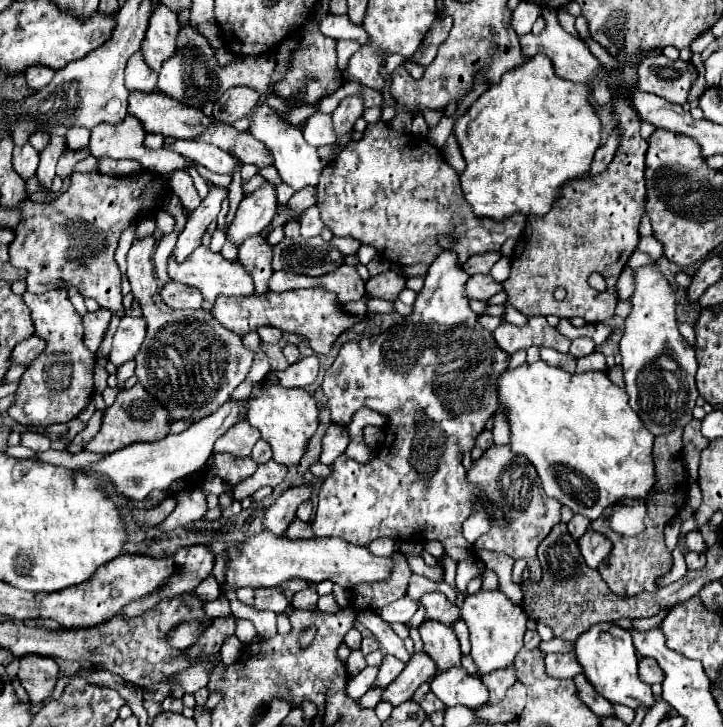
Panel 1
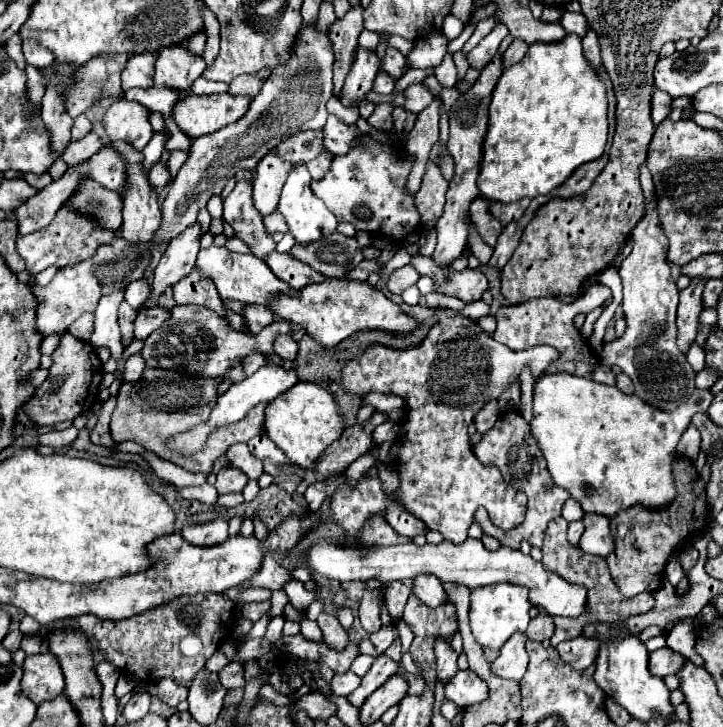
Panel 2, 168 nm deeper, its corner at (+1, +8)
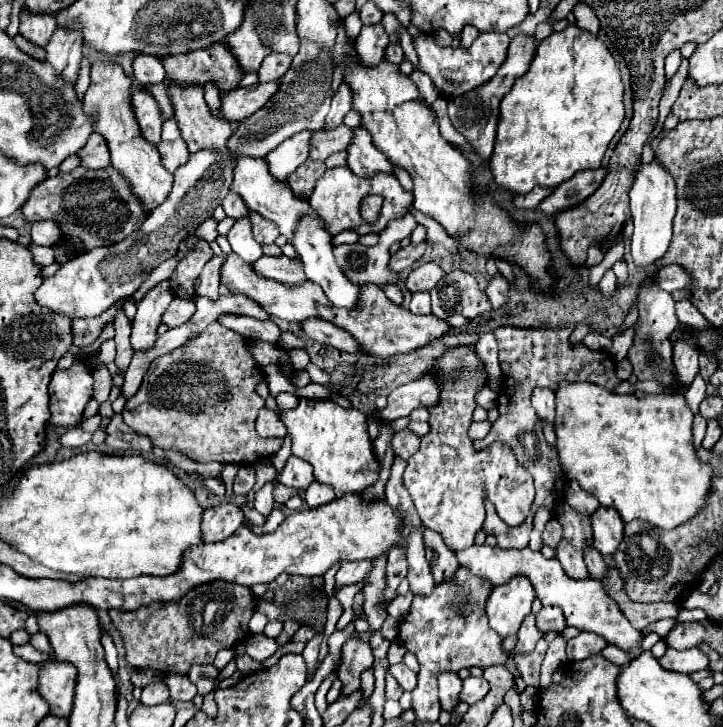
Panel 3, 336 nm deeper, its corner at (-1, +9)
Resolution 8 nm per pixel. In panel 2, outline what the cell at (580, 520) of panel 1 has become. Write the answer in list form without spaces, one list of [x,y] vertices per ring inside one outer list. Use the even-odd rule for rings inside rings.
[[[573,521],[573,523],[569,523],[569,535],[567,535],[567,539],[569,539],[569,543],[571,543],[573,547],[579,547],[581,535],[583,535],[583,521]]]

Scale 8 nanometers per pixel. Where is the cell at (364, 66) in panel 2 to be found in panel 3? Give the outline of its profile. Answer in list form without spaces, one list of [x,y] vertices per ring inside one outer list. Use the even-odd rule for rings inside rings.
[[[381,24],[363,26],[361,34],[359,34],[357,42],[355,42],[359,64],[363,64],[367,68],[377,66],[385,58],[387,44],[389,44],[389,38],[387,38],[387,34],[385,34]]]

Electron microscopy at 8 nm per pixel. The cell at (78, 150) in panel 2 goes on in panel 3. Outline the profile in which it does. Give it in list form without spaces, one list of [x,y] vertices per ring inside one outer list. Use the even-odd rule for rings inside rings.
[[[97,132],[91,134],[91,138],[83,146],[83,150],[77,152],[77,156],[81,160],[81,166],[87,166],[87,168],[105,168],[111,162],[107,142]]]

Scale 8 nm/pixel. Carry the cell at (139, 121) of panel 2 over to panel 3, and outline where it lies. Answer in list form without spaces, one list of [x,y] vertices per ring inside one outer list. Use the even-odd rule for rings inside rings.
[[[137,90],[131,96],[131,106],[135,110],[135,118],[139,122],[143,138],[151,144],[157,144],[161,140],[163,120],[161,120],[161,112],[155,98],[143,90]]]

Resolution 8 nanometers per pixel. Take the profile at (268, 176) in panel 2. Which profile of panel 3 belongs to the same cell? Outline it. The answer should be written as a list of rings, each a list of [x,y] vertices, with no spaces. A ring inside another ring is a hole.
[[[309,130],[299,132],[291,138],[283,140],[275,150],[271,150],[271,154],[265,156],[269,172],[277,182],[287,184],[287,176],[291,176],[307,160],[309,138],[311,138]]]

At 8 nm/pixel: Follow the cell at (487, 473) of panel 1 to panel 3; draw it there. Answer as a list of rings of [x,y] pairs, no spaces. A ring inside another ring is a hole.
[[[499,326],[495,330],[495,338],[499,344],[499,364],[503,370],[503,388],[497,398],[499,408],[499,420],[491,426],[491,432],[483,438],[473,442],[475,450],[483,450],[493,442],[505,442],[511,446],[511,450],[517,456],[517,462],[527,468],[527,472],[535,480],[535,504],[531,506],[531,514],[521,526],[505,526],[505,524],[483,524],[483,532],[493,534],[497,538],[497,544],[501,548],[525,548],[529,542],[529,532],[533,528],[533,518],[539,508],[551,510],[555,514],[557,506],[563,500],[565,494],[565,474],[559,466],[557,452],[547,444],[541,432],[541,420],[537,418],[533,406],[531,406],[531,392],[535,386],[547,386],[551,390],[557,388],[561,380],[587,380],[593,384],[599,384],[607,390],[613,390],[619,378],[615,376],[615,358],[607,352],[595,352],[589,350],[585,344],[571,344],[569,336],[573,332],[573,326],[563,328],[513,328],[513,326]]]

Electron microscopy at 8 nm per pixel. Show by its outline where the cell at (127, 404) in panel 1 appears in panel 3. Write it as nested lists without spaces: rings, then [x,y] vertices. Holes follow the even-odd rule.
[[[211,322],[211,326],[207,326],[207,330],[203,330],[195,340],[173,350],[171,354],[157,358],[151,364],[137,394],[125,402],[125,406],[133,408],[125,408],[121,416],[135,434],[149,436],[153,446],[165,452],[181,452],[199,464],[213,460],[221,464],[253,464],[259,456],[271,456],[281,446],[281,440],[265,440],[255,432],[257,412],[265,406],[263,398],[255,392],[255,386],[261,378],[263,374],[249,354],[243,336],[235,334],[233,330],[225,330],[225,326],[219,322]]]

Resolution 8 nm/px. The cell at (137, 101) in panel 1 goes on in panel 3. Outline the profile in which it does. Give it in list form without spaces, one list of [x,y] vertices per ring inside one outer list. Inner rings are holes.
[[[279,80],[229,90],[227,94],[221,94],[219,114],[227,122],[239,122],[239,120],[247,118],[249,114],[253,114],[255,110],[263,108],[267,104],[267,100],[271,98],[271,94],[277,92],[277,86],[279,86]]]

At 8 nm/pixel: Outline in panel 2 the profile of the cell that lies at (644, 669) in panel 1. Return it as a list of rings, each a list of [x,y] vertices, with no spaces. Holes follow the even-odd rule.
[[[669,647],[657,649],[649,655],[649,671],[657,677],[667,677],[671,673],[677,673],[683,667],[683,663],[685,663],[685,657],[675,653]]]

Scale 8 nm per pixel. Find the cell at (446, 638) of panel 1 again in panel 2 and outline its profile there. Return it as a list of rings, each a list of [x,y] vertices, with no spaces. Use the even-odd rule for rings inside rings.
[[[437,643],[437,679],[445,685],[457,673],[457,653],[449,643]]]

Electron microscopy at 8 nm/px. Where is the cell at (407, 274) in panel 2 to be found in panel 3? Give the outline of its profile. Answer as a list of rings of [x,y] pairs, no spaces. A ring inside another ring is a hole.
[[[427,262],[427,264],[421,264],[417,268],[413,268],[409,272],[409,276],[405,278],[405,290],[407,292],[419,292],[419,290],[431,290],[439,278],[443,276],[443,270],[435,264],[435,262]]]

